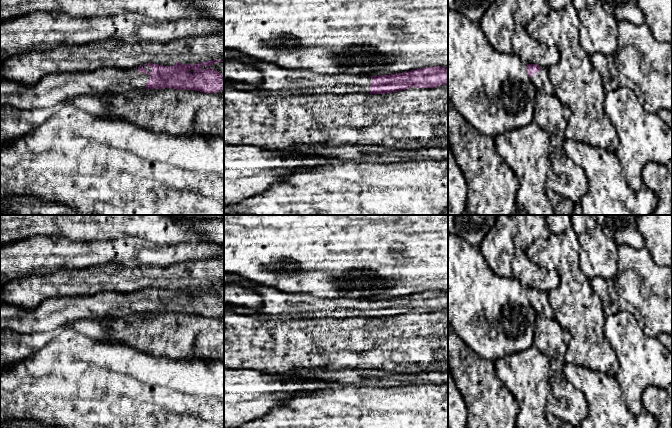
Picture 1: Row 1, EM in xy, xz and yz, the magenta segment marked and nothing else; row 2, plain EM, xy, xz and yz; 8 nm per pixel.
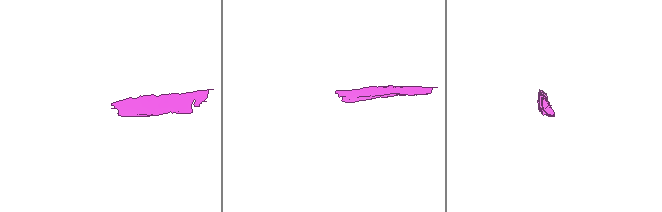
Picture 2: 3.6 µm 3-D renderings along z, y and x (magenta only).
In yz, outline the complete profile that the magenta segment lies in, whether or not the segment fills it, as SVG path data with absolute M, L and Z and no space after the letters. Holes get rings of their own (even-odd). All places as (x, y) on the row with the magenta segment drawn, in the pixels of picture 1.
M527 64L527 73L537 89L554 94L555 89L549 80L548 70L542 70L537 64Z

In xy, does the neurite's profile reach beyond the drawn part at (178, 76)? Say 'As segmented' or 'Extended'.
Extended

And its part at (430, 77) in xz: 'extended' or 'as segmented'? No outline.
extended

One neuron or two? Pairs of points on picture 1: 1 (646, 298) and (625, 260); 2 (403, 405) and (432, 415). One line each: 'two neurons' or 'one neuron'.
1: one neuron
2: one neuron

